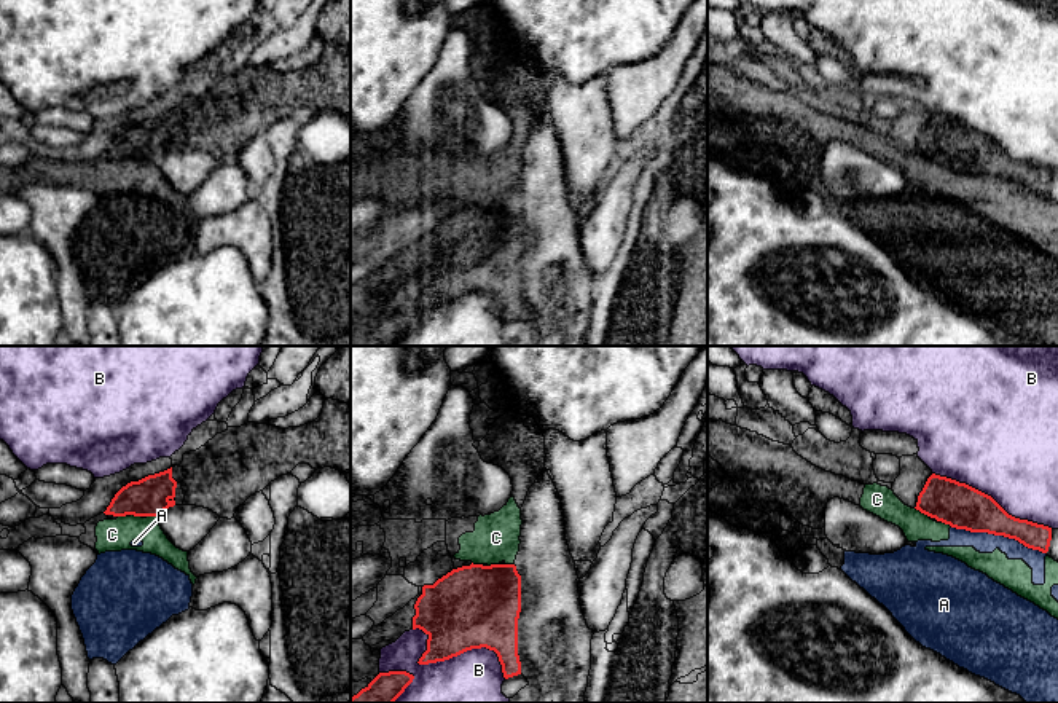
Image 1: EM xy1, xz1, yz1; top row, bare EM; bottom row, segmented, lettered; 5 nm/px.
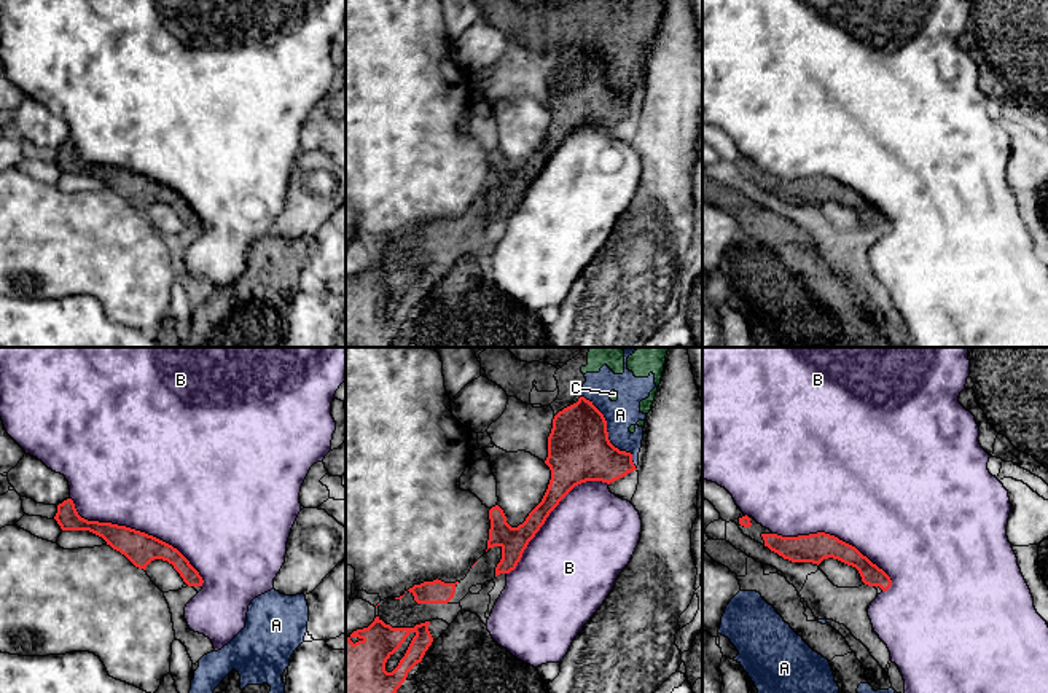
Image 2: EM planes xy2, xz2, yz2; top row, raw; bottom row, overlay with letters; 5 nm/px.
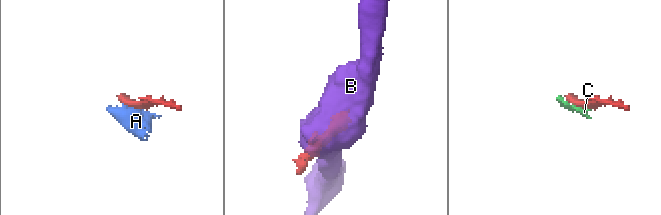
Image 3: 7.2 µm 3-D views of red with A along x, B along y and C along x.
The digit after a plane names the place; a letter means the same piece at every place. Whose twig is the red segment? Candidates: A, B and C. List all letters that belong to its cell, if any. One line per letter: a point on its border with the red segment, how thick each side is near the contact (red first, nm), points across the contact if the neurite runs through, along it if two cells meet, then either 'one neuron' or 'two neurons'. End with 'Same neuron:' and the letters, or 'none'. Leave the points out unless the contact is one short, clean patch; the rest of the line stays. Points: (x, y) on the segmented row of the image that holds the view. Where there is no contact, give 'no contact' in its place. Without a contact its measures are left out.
A: meets red in yz1 at (999, 534); 220 nm thick on the red side, 110 nm on the other; two neurons
B: meets red in xy2 at (137, 531); 160 nm thick on the red side, 500 nm on the other; two neurons
C: meets red in yz1 at (921, 512); 220 nm thick on the red side, 150 nm on the other; two neurons
Same neuron: none

